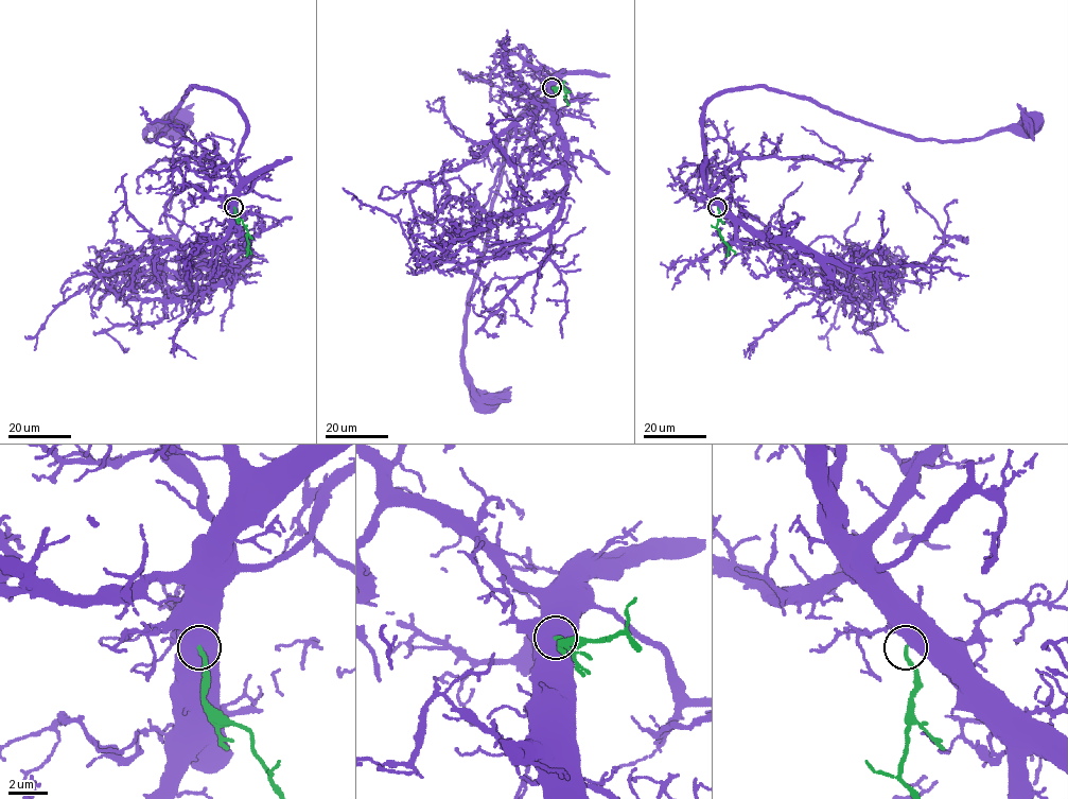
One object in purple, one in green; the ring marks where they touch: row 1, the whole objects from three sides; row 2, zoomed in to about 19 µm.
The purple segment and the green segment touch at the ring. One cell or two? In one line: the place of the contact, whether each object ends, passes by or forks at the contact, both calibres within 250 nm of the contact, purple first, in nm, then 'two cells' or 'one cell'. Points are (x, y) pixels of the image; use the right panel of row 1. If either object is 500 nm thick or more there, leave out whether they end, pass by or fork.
at (717, 207); 700 nm thick on the purple side, 200 nm on the other; one cell

